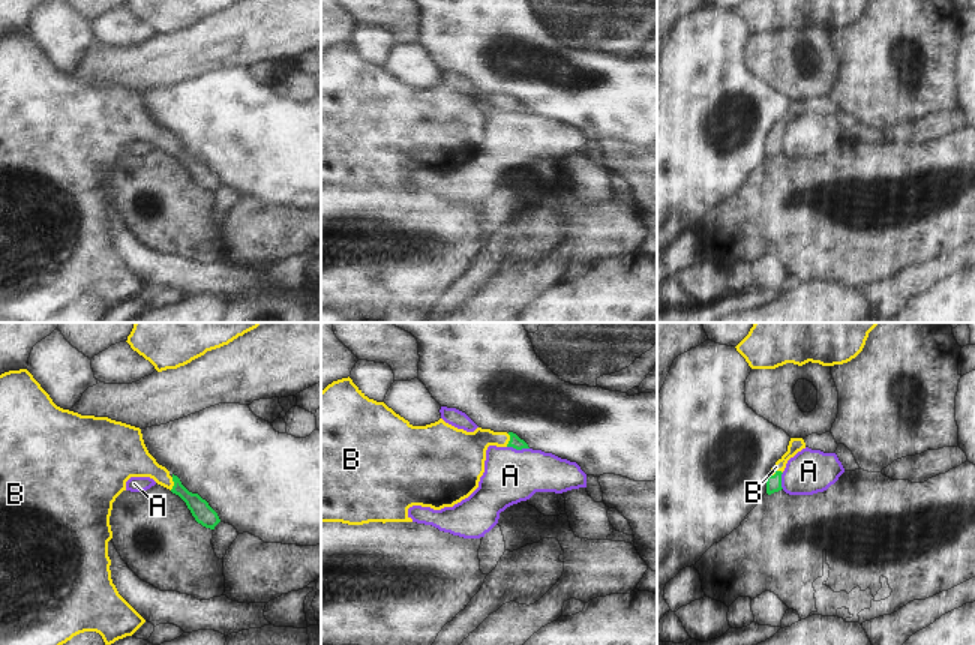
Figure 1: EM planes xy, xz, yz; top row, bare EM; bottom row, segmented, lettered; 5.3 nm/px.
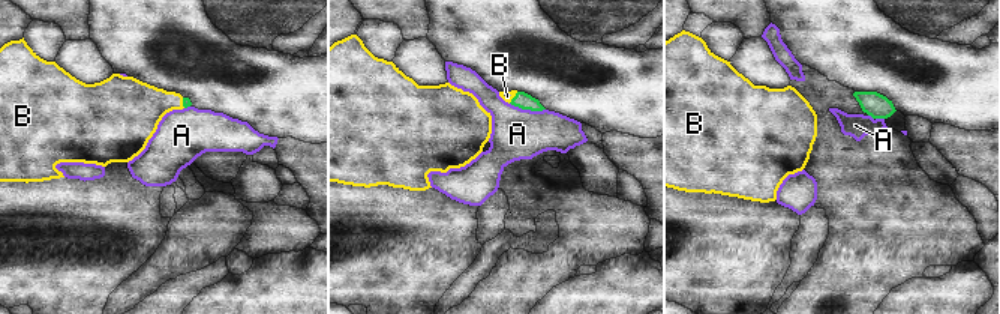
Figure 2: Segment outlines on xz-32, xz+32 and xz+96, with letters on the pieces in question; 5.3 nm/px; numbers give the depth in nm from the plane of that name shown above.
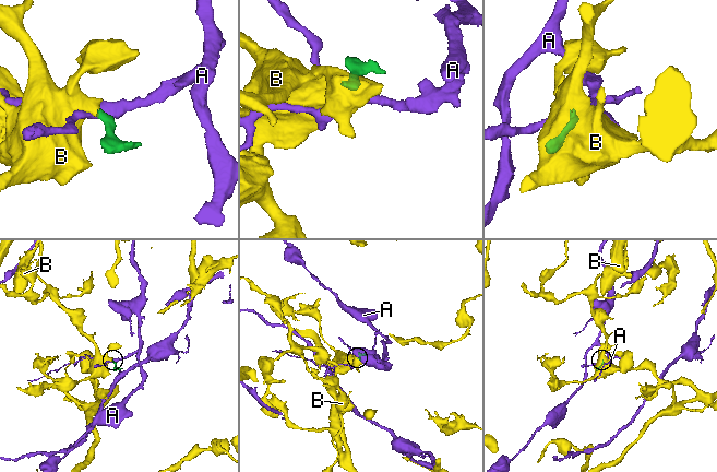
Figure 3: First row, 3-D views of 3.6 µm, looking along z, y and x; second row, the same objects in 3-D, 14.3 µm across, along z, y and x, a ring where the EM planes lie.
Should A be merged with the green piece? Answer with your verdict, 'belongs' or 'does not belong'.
does not belong

